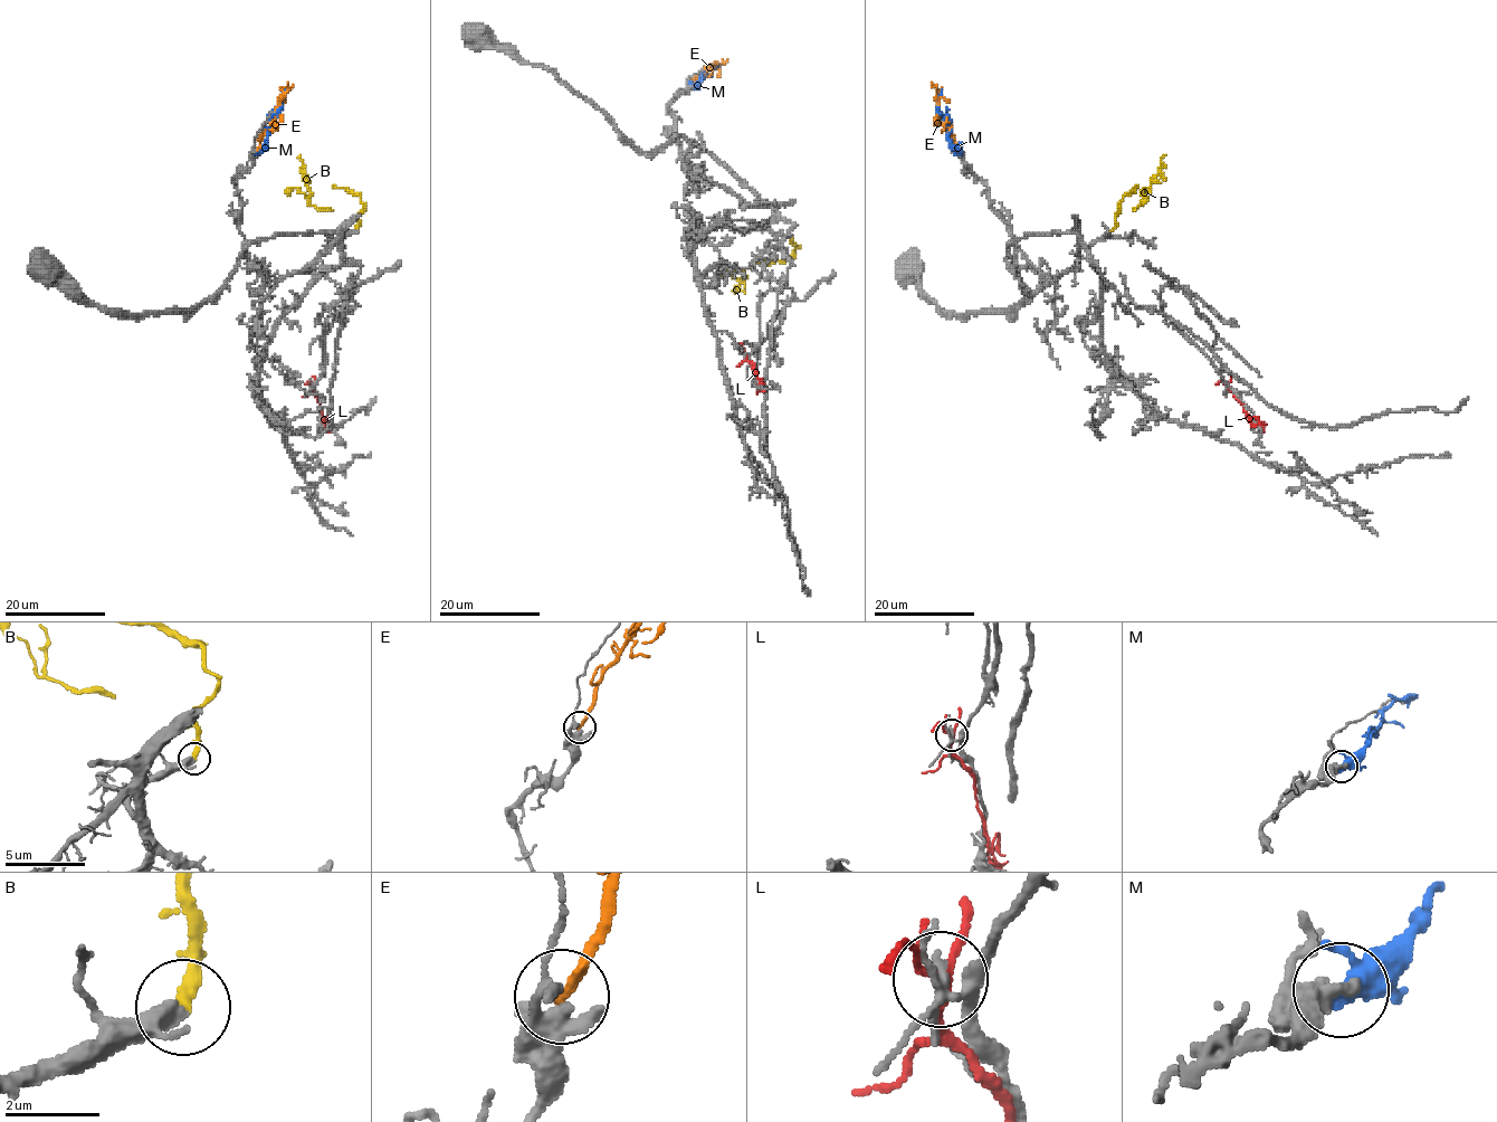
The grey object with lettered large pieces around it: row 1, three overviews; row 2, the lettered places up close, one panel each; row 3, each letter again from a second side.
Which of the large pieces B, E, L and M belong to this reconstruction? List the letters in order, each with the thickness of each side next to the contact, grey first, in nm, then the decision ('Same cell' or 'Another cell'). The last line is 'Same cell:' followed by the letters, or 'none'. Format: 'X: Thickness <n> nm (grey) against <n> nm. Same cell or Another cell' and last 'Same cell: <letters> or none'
B: Thickness 240 nm (grey) against 280 nm. Same cell
E: Thickness 360 nm (grey) against 240 nm. Another cell
L: Thickness 140 nm (grey) against 140 nm. Another cell
M: Thickness 440 nm (grey) against 340 nm. Another cell
Same cell: B

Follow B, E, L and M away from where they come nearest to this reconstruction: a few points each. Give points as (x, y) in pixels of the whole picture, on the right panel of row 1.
B: (1112, 229), (1122, 197), (1136, 188), (1134, 207), (1142, 203), (1160, 168), (1160, 159), (1165, 155)
E: (960, 153), (953, 134), (938, 119), (935, 85), (931, 83)
L: (1228, 386), (1250, 420), (1256, 417), (1264, 425), (1264, 431)
M: (960, 154), (949, 139), (950, 127), (940, 113), (941, 88)

